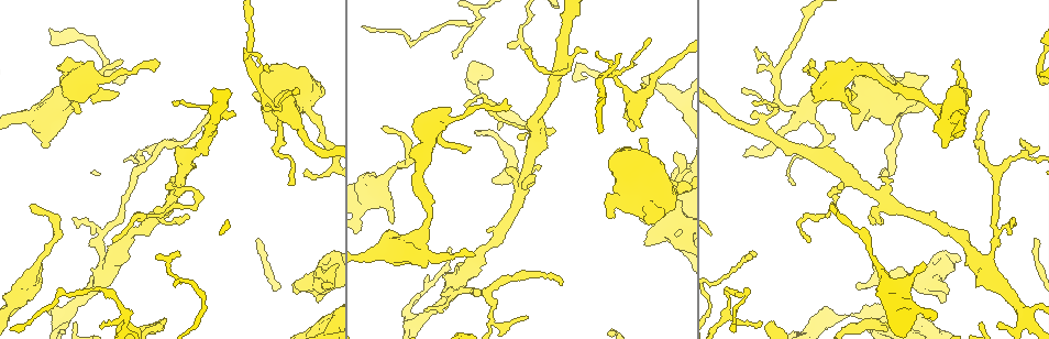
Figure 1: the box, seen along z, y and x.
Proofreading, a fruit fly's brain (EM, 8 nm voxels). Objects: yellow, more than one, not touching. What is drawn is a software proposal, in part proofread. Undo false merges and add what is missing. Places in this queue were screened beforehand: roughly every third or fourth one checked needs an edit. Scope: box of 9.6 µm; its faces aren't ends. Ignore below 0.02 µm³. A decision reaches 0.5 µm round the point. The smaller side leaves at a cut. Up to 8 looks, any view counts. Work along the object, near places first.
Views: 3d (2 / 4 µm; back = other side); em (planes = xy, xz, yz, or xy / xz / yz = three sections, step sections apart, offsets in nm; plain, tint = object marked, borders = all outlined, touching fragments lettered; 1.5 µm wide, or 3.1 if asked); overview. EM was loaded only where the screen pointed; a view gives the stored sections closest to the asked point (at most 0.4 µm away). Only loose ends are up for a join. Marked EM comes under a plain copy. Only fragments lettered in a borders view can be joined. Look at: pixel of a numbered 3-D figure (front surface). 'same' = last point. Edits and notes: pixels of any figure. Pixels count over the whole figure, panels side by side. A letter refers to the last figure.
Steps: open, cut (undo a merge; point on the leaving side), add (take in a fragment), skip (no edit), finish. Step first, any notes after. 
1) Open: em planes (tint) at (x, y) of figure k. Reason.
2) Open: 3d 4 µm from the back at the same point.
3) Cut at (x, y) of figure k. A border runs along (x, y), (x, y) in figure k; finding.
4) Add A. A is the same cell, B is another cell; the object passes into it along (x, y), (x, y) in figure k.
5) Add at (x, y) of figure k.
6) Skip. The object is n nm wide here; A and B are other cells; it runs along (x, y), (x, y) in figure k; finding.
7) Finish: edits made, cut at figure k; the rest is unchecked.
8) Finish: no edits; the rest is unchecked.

Open: 3d 2 µm at (804, 70) of figure 1. Thin end.

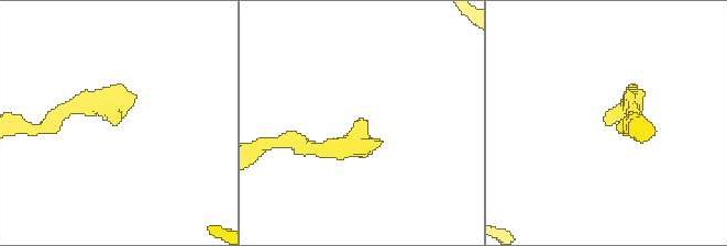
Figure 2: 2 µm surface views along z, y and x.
Open: em planes (borders) at (119, 118) of figure 2.

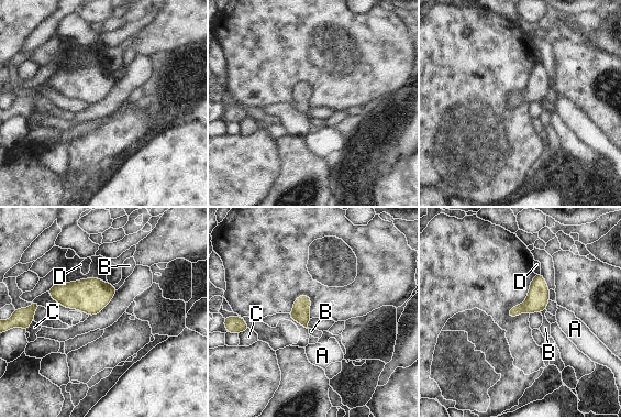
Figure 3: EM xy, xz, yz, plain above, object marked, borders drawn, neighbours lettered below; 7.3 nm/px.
Skip. A, B, C and D are other cells; a border runs along (112, 285), (117, 289) in figure 3; no lettered fragment goes on from it.

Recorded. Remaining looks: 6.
Open: em yz step 4 (tint) at (121, 62) of figure 1. Tapers out.

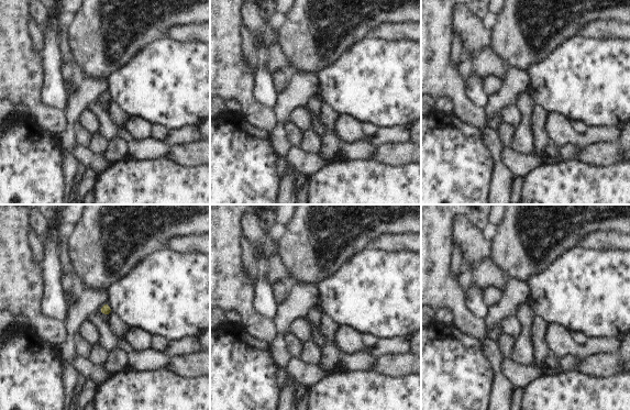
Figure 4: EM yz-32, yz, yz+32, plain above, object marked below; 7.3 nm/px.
Open: em xy step 4 (borders) at the same point. Another direction.

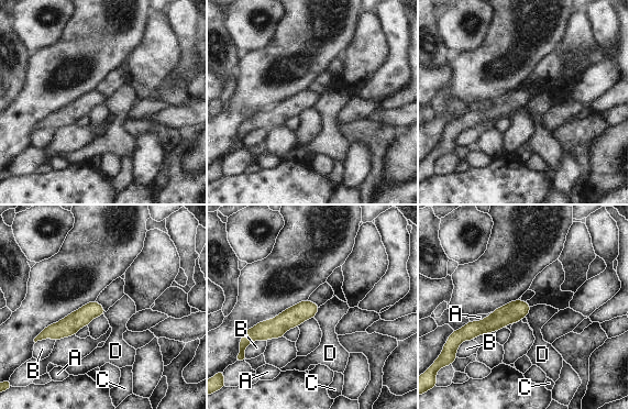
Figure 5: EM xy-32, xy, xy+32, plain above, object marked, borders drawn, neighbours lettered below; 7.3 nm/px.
Skip. A, B, C and D are other cells; a border runs along (320, 307), (313, 317) in figure 5; none of them fits.

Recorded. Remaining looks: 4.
Finish: no edits; the rest is unchecked.

